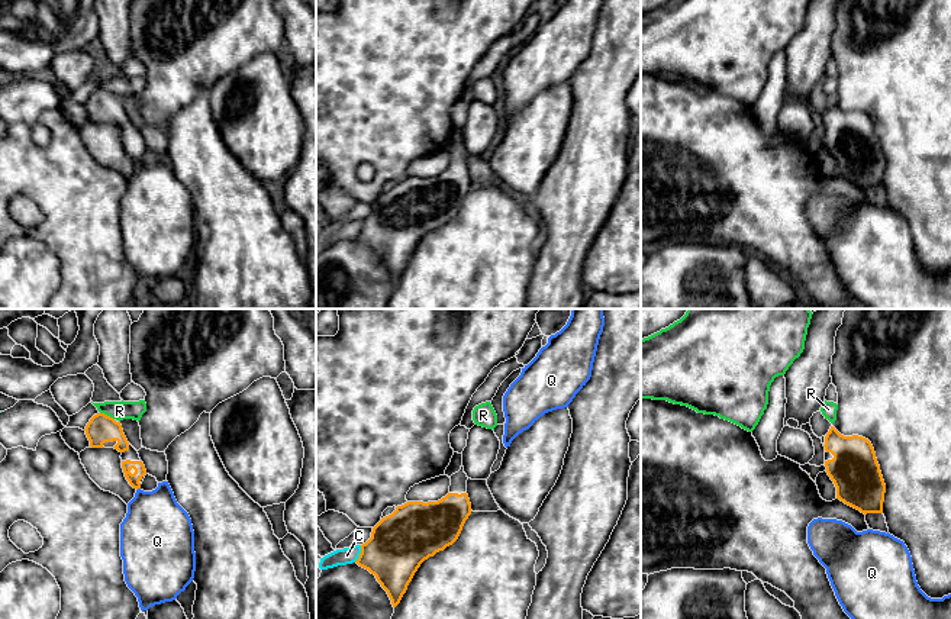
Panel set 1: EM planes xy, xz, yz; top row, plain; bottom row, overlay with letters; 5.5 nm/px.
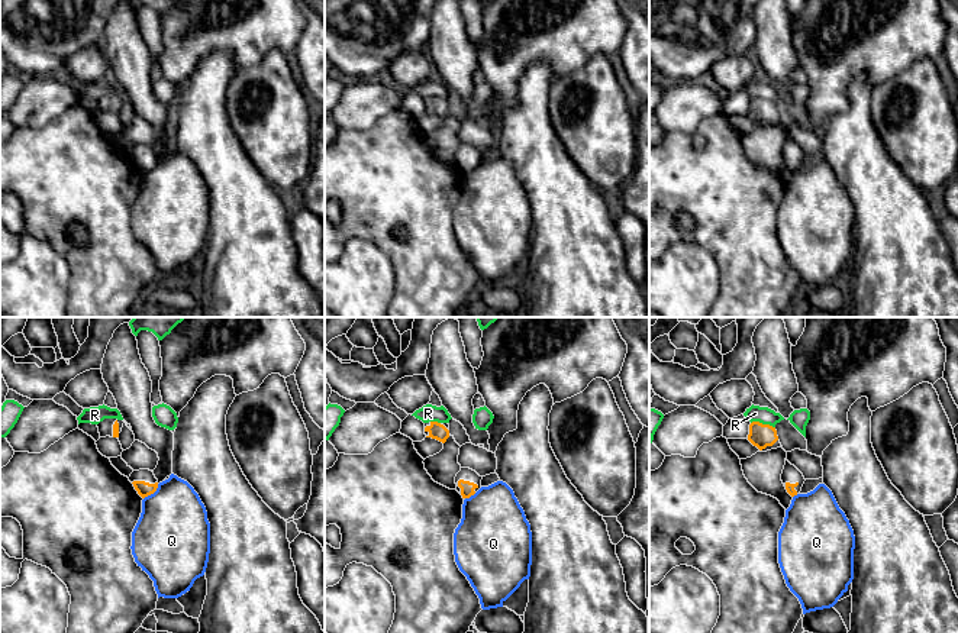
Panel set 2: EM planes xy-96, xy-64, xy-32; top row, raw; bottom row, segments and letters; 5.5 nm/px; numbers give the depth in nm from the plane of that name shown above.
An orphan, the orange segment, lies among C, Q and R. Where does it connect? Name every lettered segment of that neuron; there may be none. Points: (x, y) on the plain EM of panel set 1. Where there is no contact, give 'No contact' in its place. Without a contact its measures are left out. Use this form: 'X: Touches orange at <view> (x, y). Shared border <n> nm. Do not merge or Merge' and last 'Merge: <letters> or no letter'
C: Touches orange at xz (360, 229). Shared border 100 nm. Do not merge
Q: Touches orange at xy (138, 163). Shared border 30 nm. Do not merge
R: Touches orange at xy (106, 90). Shared border 90 nm. Do not merge
Merge: no letter

